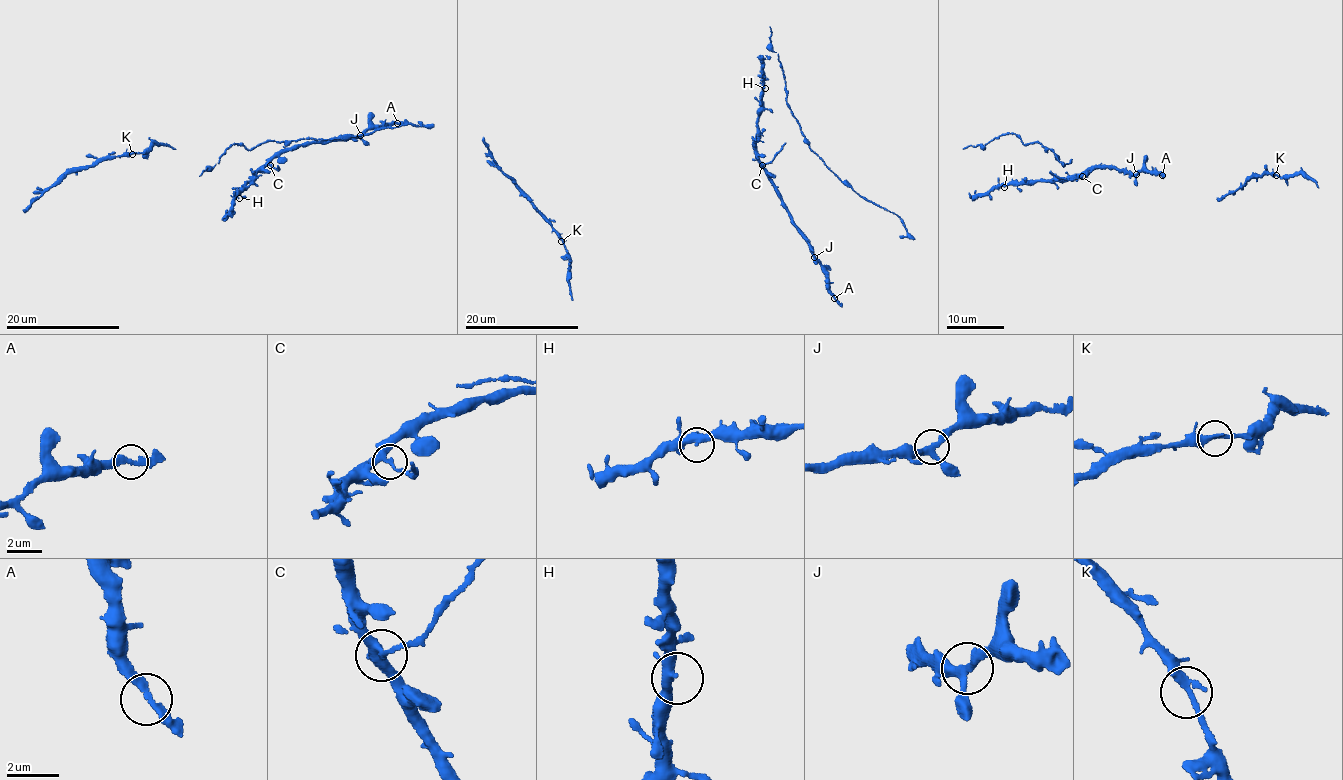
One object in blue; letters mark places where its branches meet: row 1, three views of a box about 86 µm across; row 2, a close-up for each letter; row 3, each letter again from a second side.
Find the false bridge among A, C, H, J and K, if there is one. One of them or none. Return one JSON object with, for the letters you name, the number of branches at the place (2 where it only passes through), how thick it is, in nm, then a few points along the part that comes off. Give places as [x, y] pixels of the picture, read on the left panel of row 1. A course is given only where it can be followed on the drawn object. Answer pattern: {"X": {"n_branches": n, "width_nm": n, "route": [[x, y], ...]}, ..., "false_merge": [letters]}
{"C": {"n_branches": 3, "width_nm": 280}, "false_merge": ["C"]}

